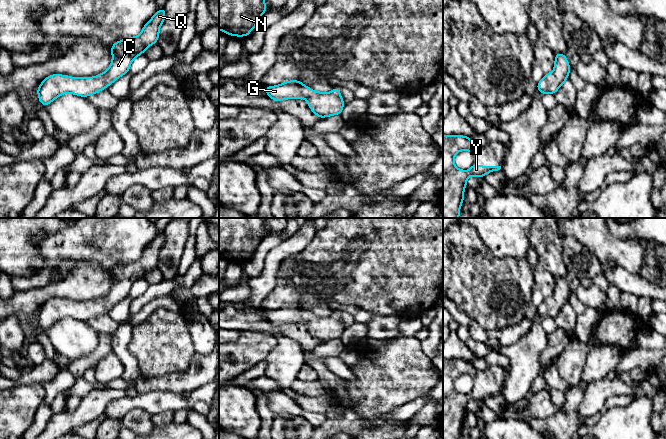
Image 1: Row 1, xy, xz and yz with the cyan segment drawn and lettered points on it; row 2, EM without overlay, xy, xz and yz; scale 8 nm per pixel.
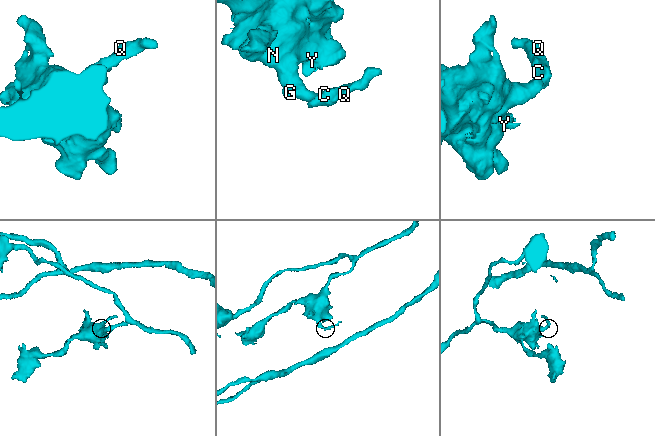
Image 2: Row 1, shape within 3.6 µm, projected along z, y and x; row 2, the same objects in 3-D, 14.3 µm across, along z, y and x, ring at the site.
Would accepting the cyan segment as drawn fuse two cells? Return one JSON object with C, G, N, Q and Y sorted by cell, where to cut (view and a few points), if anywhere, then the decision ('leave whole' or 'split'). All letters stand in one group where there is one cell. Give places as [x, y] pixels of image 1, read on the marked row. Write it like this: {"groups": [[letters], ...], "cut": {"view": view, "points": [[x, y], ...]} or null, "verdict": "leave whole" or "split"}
{"groups": [["C", "G", "N", "Q", "Y"]], "cut": null, "verdict": "leave whole"}

